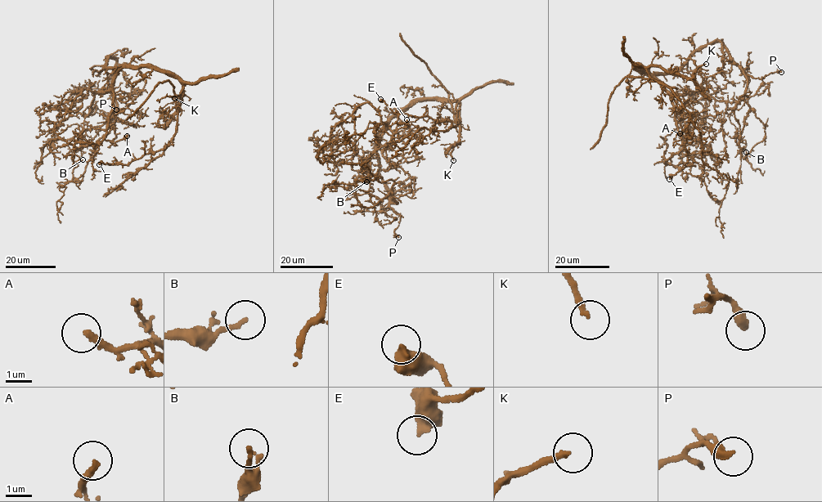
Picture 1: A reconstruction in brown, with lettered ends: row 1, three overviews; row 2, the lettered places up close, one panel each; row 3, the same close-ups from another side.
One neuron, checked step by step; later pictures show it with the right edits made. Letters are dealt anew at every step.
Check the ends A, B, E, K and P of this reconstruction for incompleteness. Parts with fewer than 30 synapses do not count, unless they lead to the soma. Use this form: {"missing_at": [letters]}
{"missing_at": ["E", "K"]}

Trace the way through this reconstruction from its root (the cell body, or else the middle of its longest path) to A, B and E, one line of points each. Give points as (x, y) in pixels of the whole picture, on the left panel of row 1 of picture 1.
A: (111, 66), (116, 70), (116, 77), (112, 112), (104, 139), (114, 142), (126, 139), (127, 136)
B: (111, 66), (105, 68), (107, 57), (116, 62), (116, 110), (89, 143), (72, 152), (74, 161), (83, 159)
E: (111, 66), (144, 66), (168, 70), (179, 80), (182, 91), (177, 132), (169, 145), (128, 164), (99, 164)

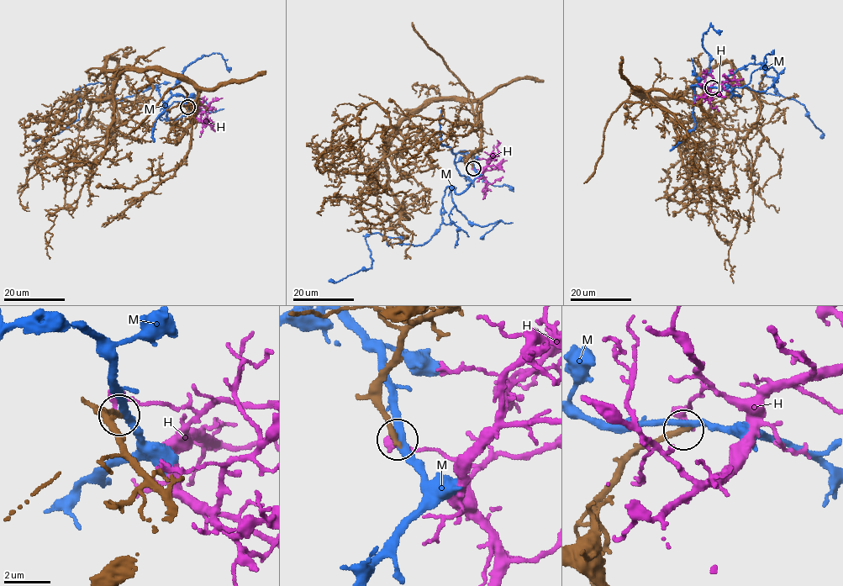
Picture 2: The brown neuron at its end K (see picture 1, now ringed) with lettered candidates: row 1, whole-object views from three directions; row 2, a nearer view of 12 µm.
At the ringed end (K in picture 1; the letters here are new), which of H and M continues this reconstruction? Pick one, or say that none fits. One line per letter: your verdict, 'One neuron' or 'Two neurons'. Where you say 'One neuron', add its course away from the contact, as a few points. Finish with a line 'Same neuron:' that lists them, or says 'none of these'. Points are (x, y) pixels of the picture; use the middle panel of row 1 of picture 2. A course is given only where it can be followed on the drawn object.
H: Two neurons
M: Two neurons
Same neuron: none of these

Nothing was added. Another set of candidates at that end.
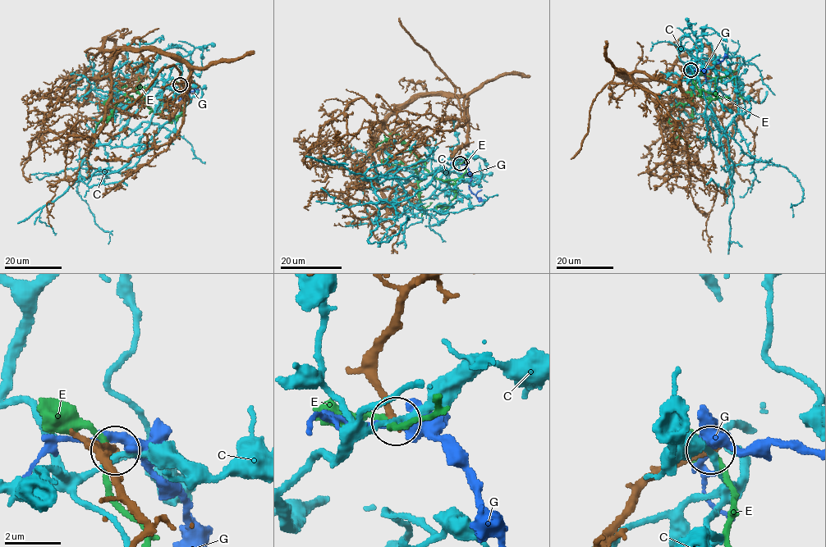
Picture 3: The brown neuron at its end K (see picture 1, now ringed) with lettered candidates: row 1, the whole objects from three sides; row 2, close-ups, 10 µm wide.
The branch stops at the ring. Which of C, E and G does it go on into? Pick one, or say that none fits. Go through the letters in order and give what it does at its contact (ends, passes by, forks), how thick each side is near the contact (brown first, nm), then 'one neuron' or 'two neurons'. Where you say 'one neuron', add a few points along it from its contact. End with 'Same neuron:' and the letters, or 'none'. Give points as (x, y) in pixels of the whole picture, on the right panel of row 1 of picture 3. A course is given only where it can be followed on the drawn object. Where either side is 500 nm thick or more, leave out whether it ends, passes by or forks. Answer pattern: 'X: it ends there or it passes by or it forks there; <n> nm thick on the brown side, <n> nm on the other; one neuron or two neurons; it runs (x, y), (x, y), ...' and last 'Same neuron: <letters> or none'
C: it passes by; 240 nm thick on the brown side, 200 nm on the other; two neurons
E: it passes by; 280 nm thick on the brown side, 190 nm on the other; two neurons
G: it passes by; 280 nm thick on the brown side, 280 nm on the other; two neurons
Same neuron: none

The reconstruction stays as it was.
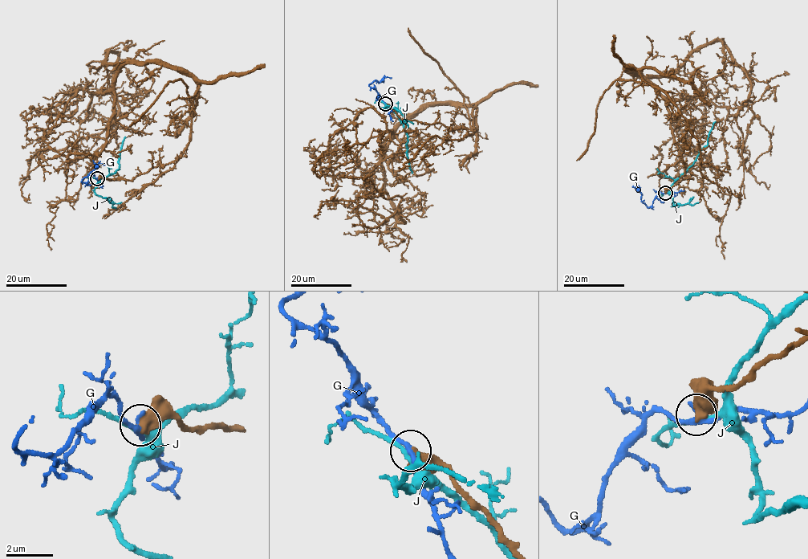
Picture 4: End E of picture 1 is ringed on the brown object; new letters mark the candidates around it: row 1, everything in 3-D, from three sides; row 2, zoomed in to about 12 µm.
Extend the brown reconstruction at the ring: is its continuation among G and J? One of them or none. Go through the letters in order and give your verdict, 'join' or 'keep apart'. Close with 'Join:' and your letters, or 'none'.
G: keep apart
J: keep apart
Join: none

